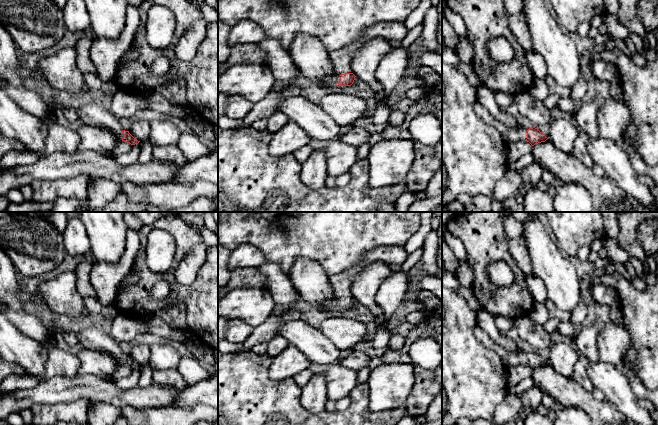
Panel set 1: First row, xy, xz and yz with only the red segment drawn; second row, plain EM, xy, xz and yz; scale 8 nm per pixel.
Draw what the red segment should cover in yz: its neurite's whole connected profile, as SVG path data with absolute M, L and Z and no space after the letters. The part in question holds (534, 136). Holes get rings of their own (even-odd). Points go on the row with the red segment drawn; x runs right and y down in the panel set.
M479 102L475 104L474 111L486 124L496 128L499 131L505 143L527 141L534 146L535 144L545 142L548 139L535 127L530 129L523 126L511 127L500 122L494 118Z

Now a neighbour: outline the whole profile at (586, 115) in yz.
M594 102L583 103L574 113L576 124L589 138L599 138L598 131L598 110L599 106Z

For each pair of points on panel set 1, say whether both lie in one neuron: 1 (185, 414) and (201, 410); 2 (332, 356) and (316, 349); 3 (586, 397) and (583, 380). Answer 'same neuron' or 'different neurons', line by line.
1: same neuron
2: same neuron
3: different neurons

